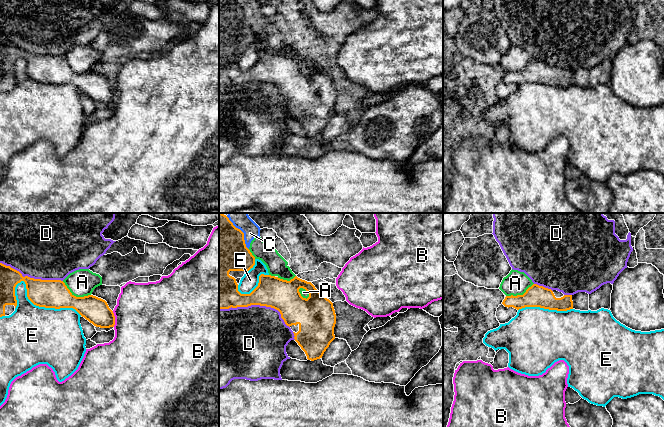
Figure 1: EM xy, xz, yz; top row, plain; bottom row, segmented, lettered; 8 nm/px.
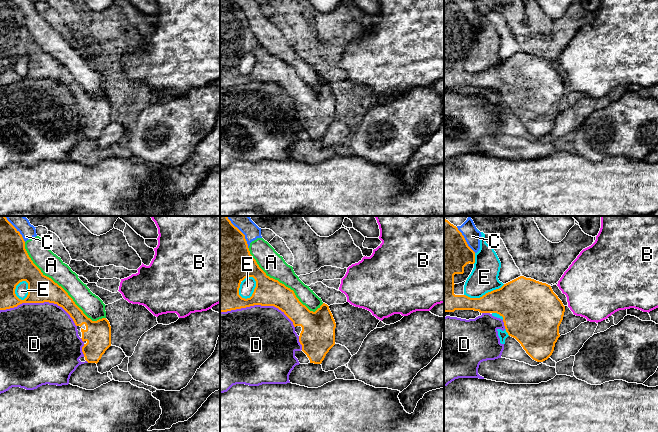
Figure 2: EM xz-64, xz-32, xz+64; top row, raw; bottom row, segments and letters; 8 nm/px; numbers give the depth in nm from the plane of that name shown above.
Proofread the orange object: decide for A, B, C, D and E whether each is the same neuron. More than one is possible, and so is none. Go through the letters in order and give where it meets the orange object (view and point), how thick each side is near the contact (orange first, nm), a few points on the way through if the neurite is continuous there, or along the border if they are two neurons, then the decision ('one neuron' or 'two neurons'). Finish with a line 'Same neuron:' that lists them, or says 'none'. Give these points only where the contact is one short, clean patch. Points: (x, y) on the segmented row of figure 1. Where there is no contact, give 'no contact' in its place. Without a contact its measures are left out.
A: contact xy (75, 296); calibres 220 and 220 nm; two neurons
B: contact xy (114, 319); calibres 200 and 500 nm; two neurons
C: contact xz (242, 232); calibres 420 and 160 nm; border xz (226, 216), (243, 233), (244, 243), (248, 249); two neurons
D: contact xz (257, 304); calibres 260 and 480 nm; two neurons
E: contact xy (42, 306); calibres 220 and 480 nm; two neurons
Same neuron: none

